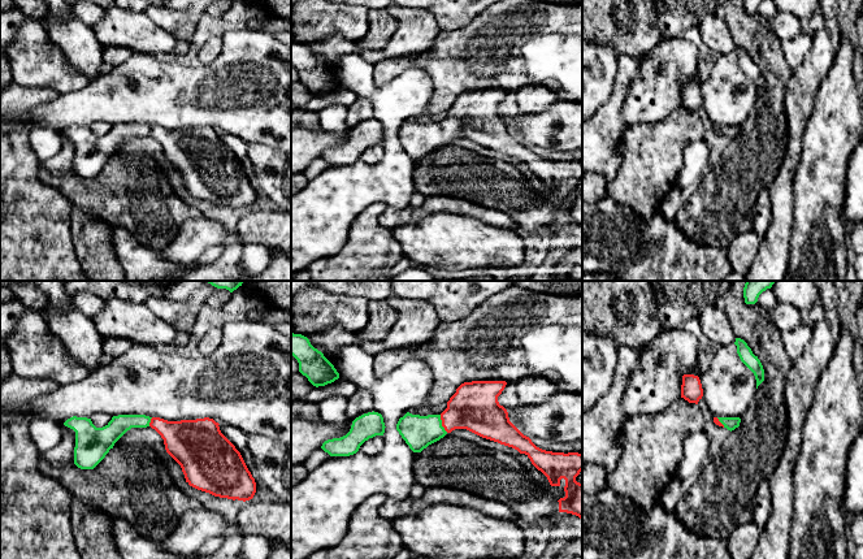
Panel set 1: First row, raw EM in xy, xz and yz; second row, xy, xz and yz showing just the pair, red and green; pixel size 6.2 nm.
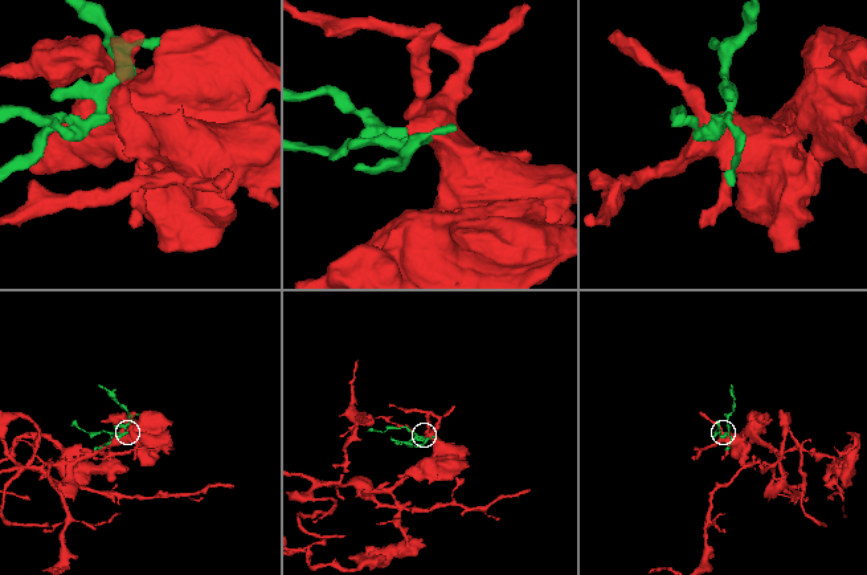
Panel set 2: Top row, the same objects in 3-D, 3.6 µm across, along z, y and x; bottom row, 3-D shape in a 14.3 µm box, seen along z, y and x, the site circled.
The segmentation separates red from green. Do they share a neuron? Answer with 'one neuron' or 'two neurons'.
one neuron

